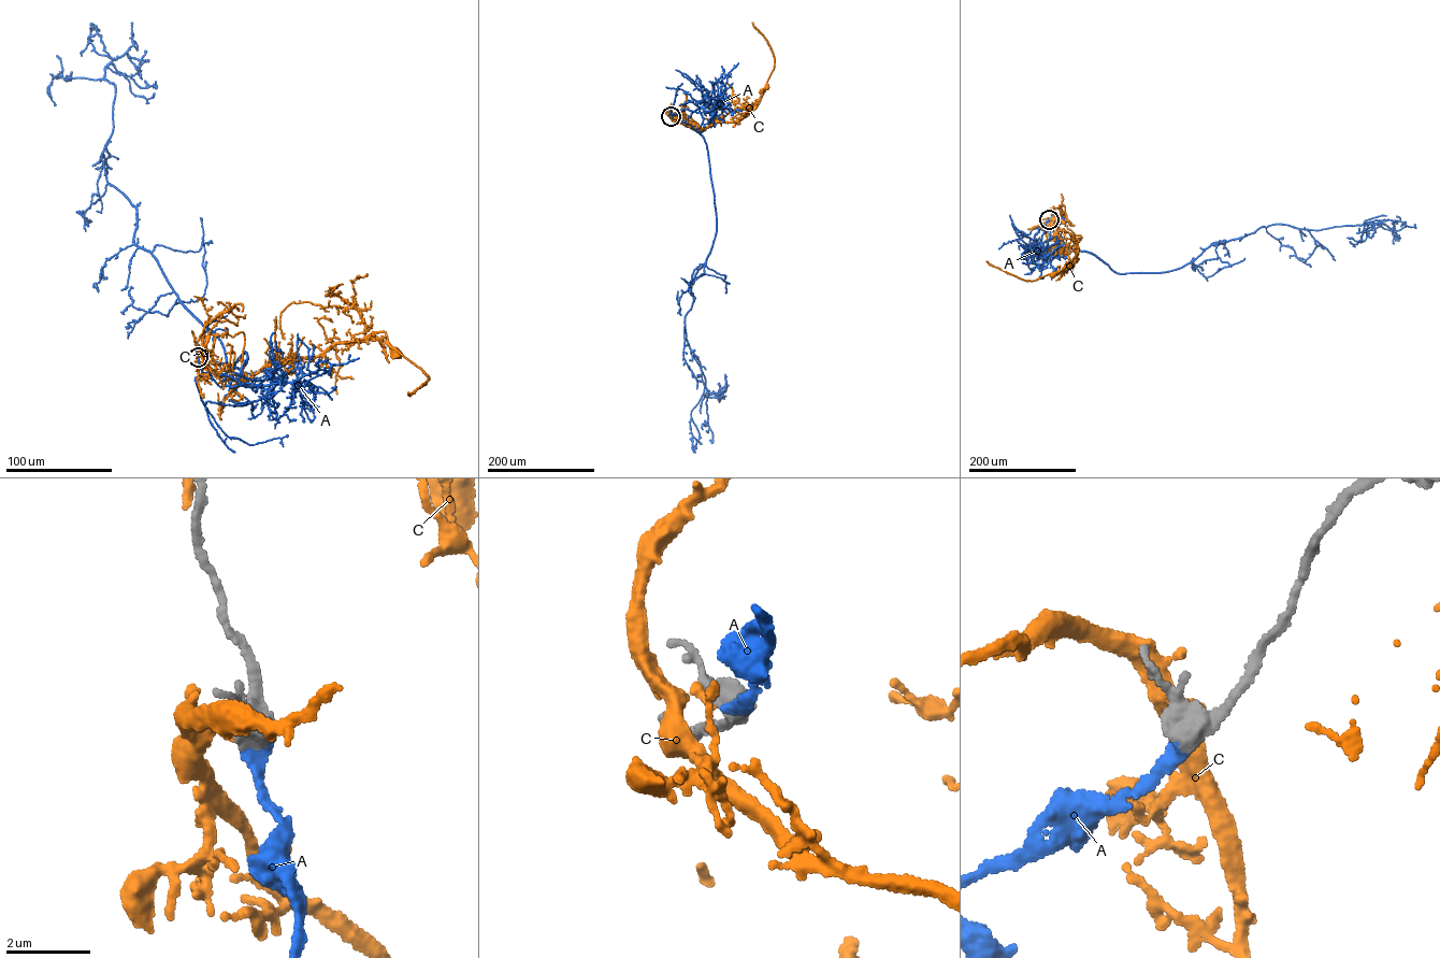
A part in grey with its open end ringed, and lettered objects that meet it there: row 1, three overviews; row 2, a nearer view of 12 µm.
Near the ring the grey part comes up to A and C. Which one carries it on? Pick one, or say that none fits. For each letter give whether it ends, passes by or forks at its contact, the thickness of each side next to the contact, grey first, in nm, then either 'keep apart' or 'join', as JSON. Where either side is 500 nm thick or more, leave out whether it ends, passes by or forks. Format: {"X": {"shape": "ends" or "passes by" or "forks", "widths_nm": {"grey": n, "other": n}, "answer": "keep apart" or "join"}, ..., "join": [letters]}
{"A": {"shape": "ends", "widths_nm": {"grey": 480, "other": 300}, "answer": "join"}, "C": {"widths_nm": {"grey": 500, "other": 260}, "answer": "keep apart"}, "join": ["A"]}

